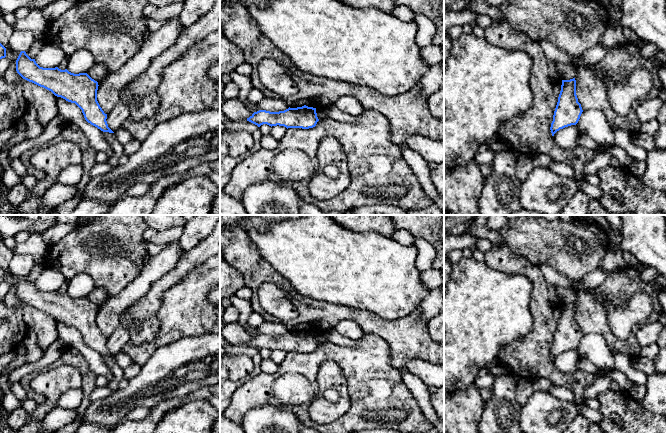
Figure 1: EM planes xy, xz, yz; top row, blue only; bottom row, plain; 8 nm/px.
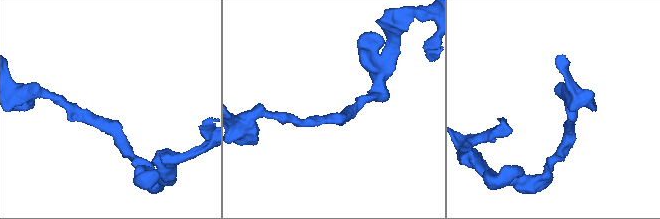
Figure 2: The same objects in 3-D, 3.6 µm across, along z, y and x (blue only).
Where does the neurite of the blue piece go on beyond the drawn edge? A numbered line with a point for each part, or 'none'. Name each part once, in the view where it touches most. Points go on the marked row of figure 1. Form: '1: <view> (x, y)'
none

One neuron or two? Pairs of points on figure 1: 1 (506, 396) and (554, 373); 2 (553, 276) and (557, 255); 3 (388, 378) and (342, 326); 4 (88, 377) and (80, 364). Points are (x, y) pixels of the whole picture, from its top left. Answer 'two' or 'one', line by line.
1: two
2: two
3: two
4: one

